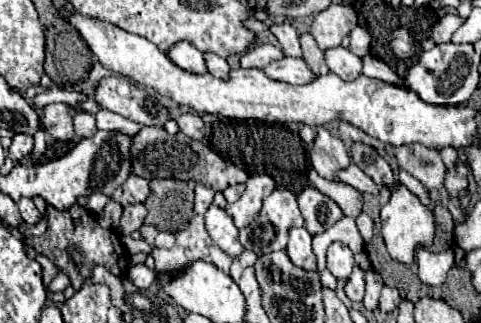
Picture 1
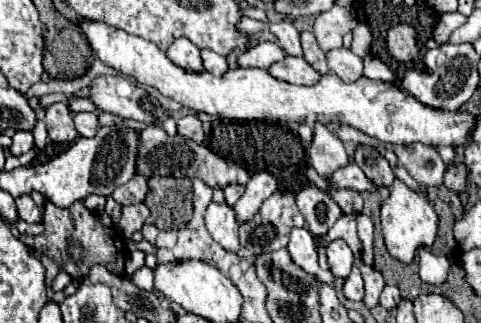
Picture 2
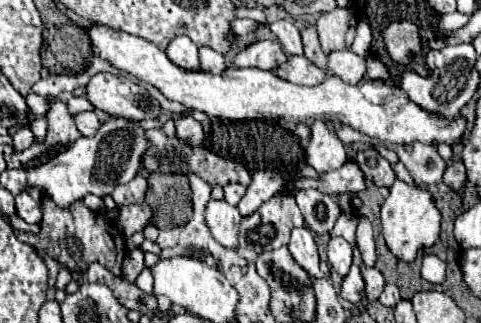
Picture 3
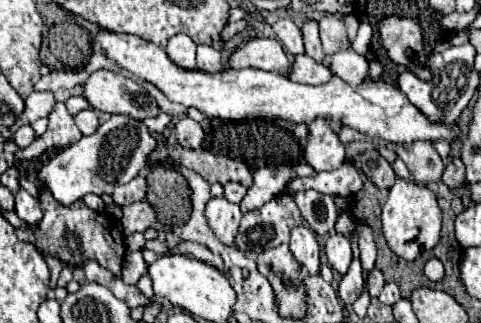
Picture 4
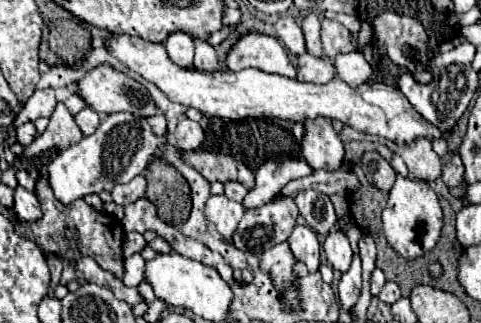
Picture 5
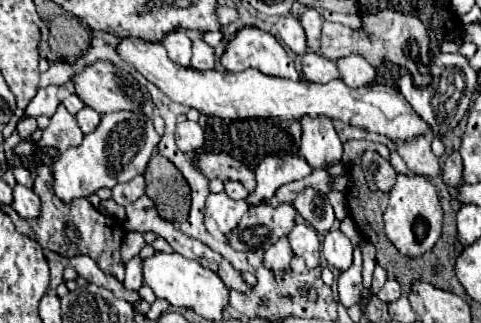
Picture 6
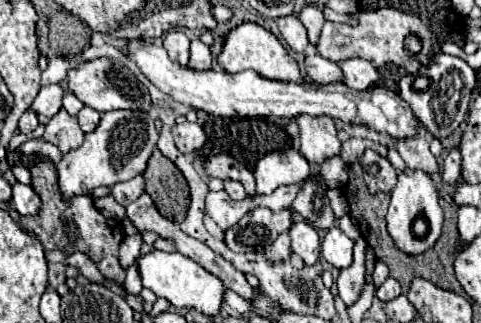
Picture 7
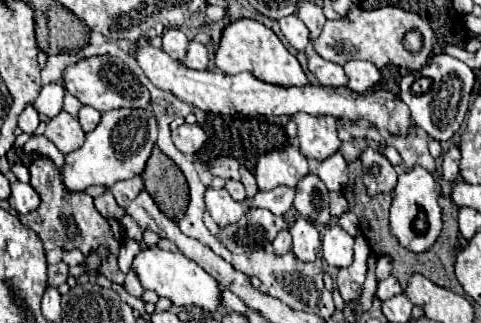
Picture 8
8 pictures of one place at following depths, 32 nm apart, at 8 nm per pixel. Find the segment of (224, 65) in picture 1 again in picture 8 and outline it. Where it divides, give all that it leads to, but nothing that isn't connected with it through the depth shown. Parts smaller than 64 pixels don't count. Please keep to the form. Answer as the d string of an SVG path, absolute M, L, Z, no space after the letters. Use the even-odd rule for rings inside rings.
M190 40L184 64L188 68L194 68L194 70L206 70L206 66L208 66L208 54L206 54L204 44L198 44L198 42Z

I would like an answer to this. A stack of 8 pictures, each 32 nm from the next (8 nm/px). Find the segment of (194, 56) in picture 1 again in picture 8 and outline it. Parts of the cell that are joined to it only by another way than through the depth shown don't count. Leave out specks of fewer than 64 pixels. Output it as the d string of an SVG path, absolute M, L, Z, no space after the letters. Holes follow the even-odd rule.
M168 28L162 34L162 50L172 56L174 60L184 60L186 54L186 46L188 46L188 38L180 28Z

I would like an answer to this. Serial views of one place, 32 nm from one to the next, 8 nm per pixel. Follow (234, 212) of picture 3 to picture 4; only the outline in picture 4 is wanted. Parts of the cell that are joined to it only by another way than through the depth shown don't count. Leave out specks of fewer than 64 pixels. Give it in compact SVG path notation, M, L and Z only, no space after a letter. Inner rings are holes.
M224 196L220 198L210 198L206 204L206 218L214 234L220 238L220 242L232 246L236 228L242 218L242 210L238 204L228 202Z

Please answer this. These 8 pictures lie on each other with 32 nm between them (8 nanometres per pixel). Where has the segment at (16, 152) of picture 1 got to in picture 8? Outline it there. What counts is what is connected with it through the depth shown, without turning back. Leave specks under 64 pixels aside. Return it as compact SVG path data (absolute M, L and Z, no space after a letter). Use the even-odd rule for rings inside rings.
M26 104L20 118L18 118L20 130L26 132L26 134L32 134L38 128L38 124L40 124L40 118L38 118L38 112L36 112L34 104Z

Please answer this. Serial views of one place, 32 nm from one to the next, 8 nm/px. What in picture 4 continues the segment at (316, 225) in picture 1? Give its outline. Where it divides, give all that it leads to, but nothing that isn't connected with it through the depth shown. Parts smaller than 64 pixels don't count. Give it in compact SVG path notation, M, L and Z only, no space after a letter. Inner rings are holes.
M304 190L304 192L296 192L294 200L302 212L302 218L316 234L324 236L334 230L338 210L334 206L332 196L320 194L316 190Z

